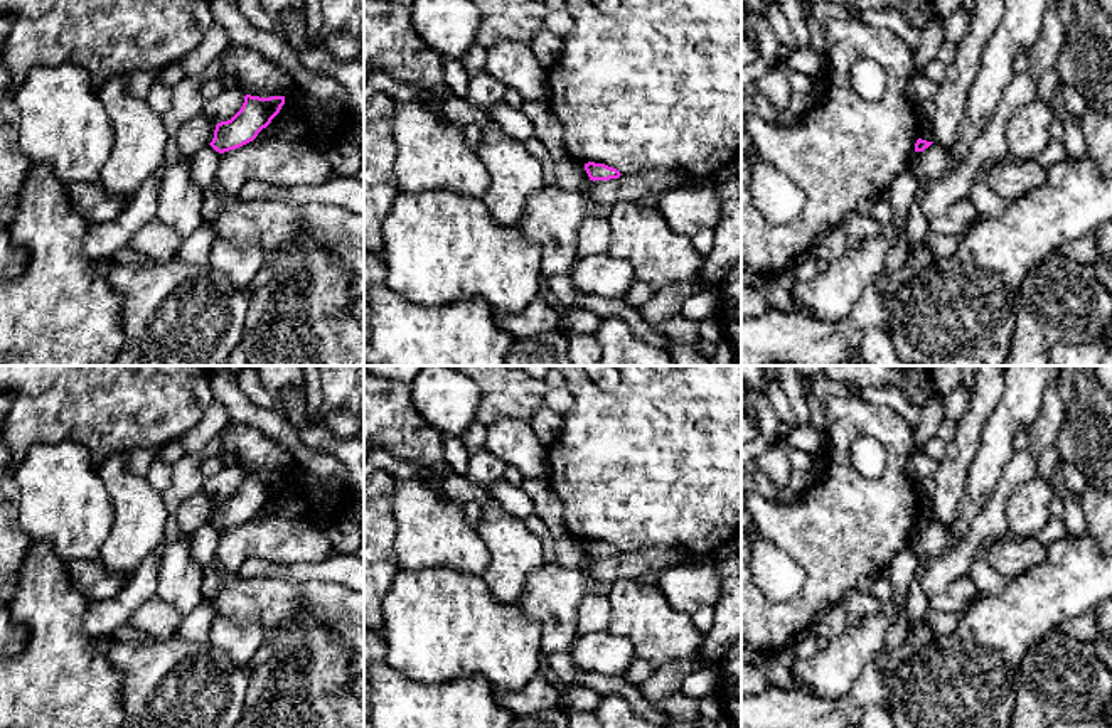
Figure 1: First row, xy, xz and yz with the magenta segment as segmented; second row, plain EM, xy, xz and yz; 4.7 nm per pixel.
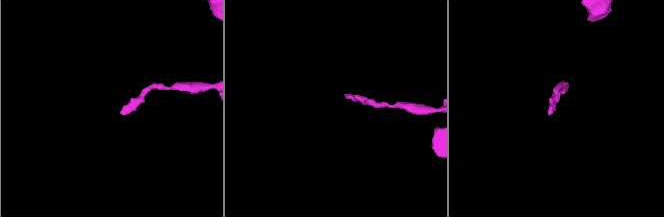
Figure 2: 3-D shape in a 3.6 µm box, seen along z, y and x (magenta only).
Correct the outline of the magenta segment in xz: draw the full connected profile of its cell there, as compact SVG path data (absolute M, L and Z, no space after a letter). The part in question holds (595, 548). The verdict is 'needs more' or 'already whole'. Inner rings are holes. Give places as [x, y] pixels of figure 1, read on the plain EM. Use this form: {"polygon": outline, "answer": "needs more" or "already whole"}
{"polygon": "M595 539L585 541L585 548L586 548L590 558L593 558L593 559L618 556L622 553L617 546L608 544L605 541L595 541Z", "answer": "already whole"}

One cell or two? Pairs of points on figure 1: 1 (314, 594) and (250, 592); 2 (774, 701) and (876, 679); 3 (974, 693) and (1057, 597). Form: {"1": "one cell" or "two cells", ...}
{"1": "one cell", "2": "one cell", "3": "one cell"}

